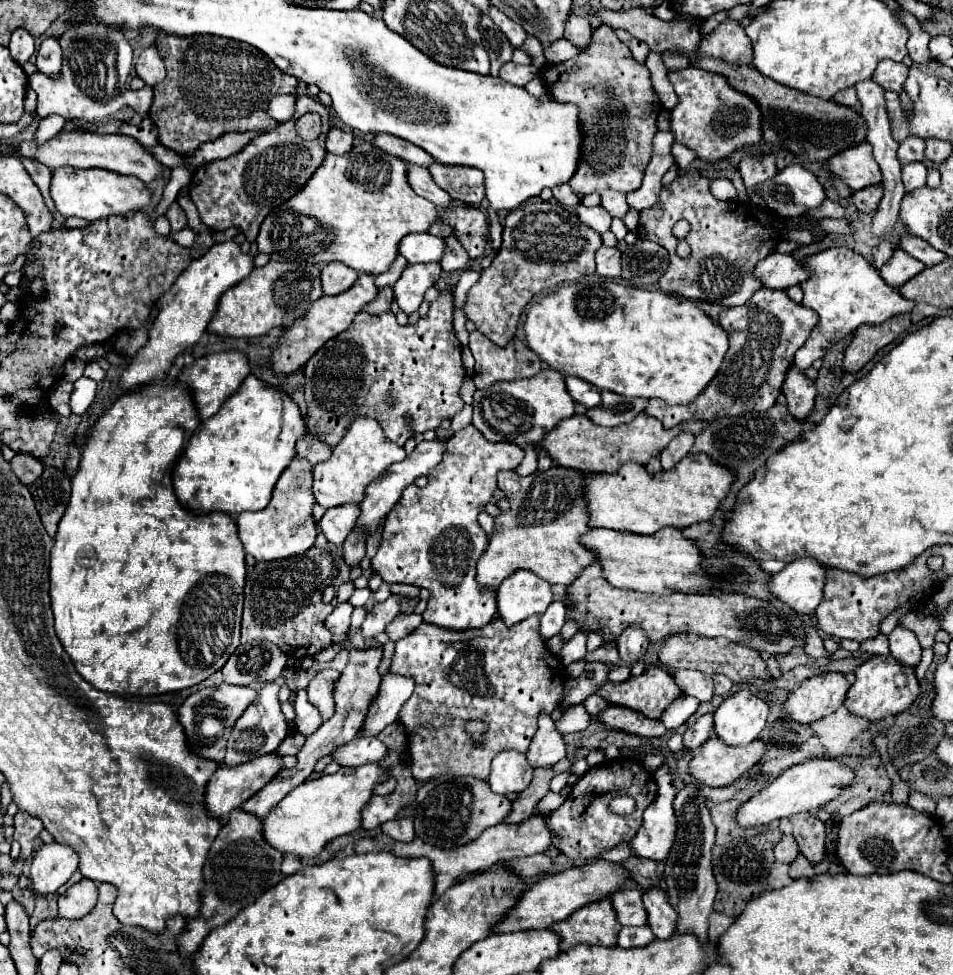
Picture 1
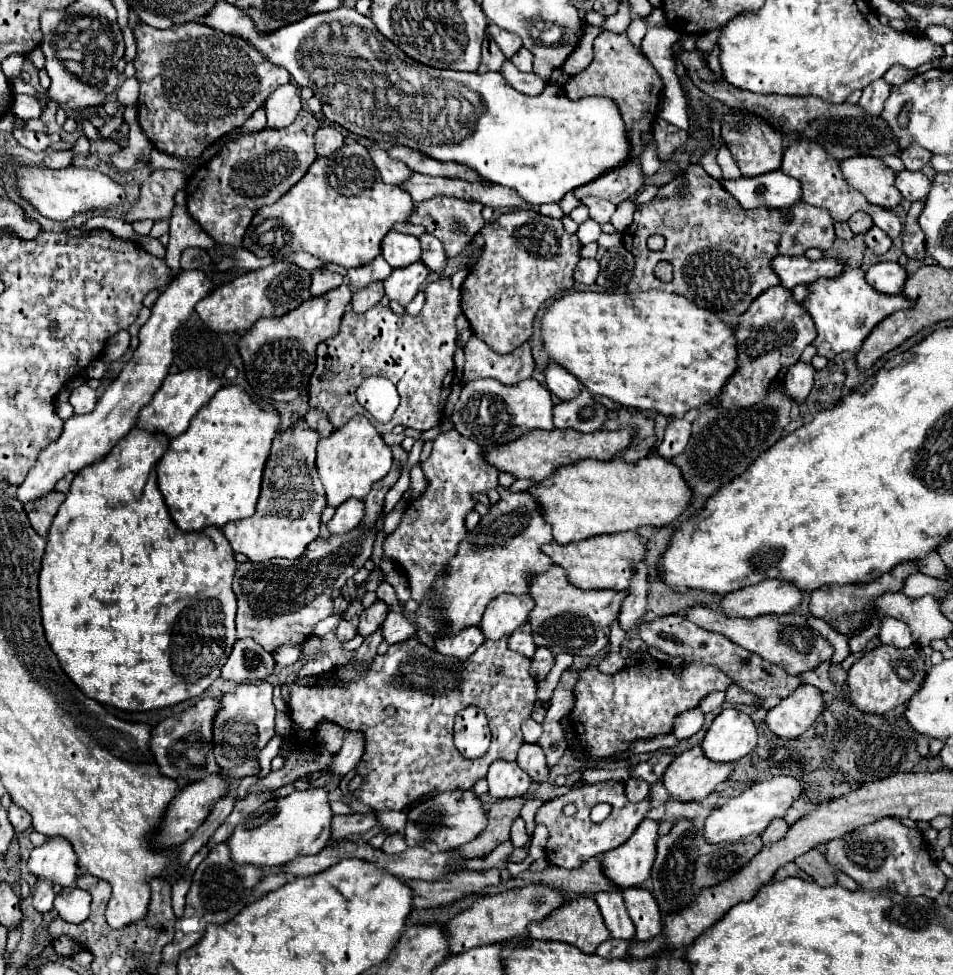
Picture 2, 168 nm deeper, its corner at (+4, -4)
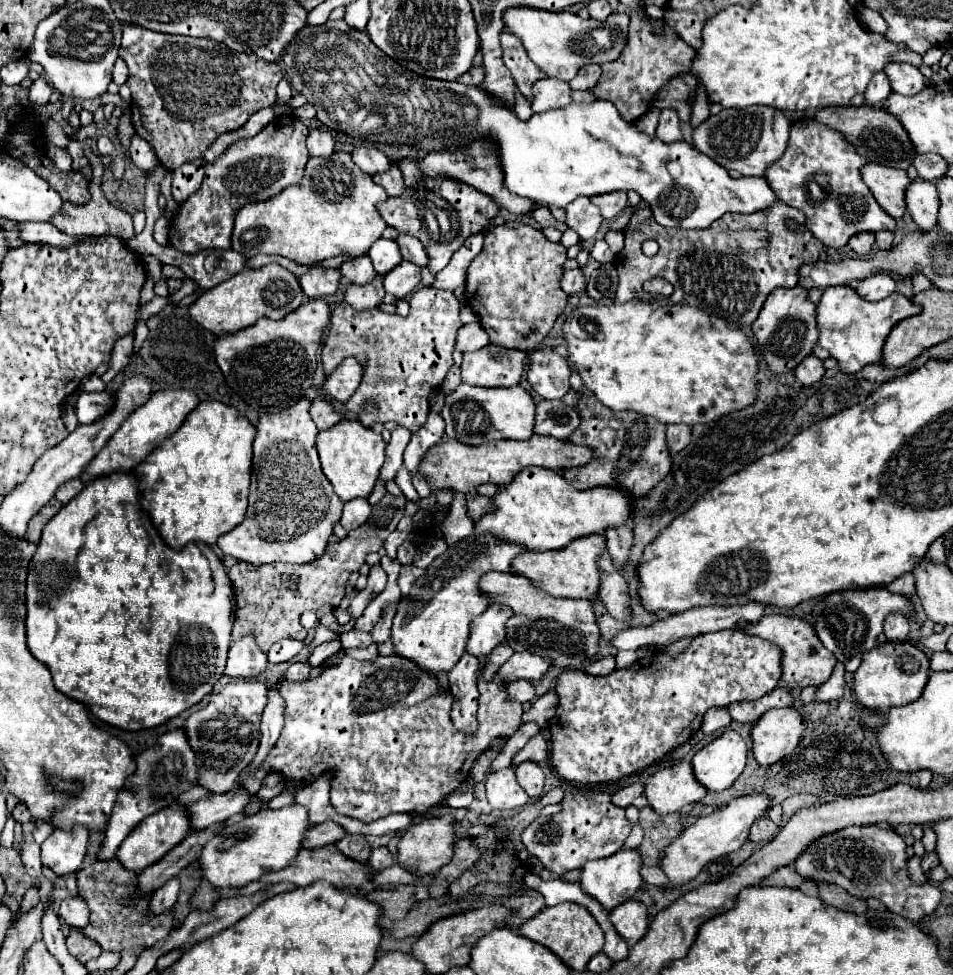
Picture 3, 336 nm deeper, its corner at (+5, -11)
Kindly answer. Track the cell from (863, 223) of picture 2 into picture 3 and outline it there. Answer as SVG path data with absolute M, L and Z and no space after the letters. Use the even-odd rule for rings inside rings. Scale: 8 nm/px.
M861 233L861 235L853 235L849 239L849 247L857 253L857 255L867 255L871 251L875 243L875 235L873 233Z

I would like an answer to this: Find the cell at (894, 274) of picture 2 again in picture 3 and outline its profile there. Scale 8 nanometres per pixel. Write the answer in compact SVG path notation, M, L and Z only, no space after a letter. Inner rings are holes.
M875 273L863 279L855 291L867 301L881 301L895 291L895 281L887 273Z

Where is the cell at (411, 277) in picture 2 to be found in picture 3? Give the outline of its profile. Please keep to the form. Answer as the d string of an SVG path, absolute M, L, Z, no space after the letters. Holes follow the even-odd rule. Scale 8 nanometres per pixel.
M401 261L395 269L391 269L385 279L385 291L393 293L397 299L403 299L407 293L411 293L419 285L419 267L413 265L411 261Z

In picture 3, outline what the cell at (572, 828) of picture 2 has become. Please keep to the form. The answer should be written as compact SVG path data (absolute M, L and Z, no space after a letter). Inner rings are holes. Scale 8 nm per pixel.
M565 793L565 797L561 799L561 811L551 819L539 815L521 833L521 841L529 851L529 855L539 859L539 863L545 869L563 875L565 871L581 869L585 861L603 859L617 853L623 847L623 841L627 839L629 833L631 833L631 823L625 817L625 809L615 807L611 803L609 793L587 793L587 795Z

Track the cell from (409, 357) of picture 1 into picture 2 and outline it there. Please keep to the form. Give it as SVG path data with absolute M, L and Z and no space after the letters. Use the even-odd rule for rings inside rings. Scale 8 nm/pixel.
M440 278L428 284L426 304L416 316L396 316L382 304L370 308L364 314L356 314L352 308L342 318L340 332L322 342L316 350L316 368L308 384L310 408L324 410L334 430L350 422L354 416L368 416L368 410L358 404L356 390L362 380L370 376L384 376L398 386L400 406L388 424L374 420L374 428L380 434L392 432L396 424L404 424L412 430L430 430L444 418L444 402L452 390L454 380L454 350L456 350L456 326L454 320L462 312L460 290L452 288L450 278Z

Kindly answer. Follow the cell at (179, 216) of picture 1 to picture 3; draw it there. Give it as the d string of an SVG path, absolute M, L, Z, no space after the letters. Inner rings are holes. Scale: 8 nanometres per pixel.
M93 153L89 155L89 161L91 161L91 169L93 169L93 179L91 179L91 201L85 203L85 205L73 205L73 203L65 203L61 207L61 213L57 213L57 217L53 217L53 223L61 233L67 233L71 237L91 237L91 235L117 235L121 237L123 241L129 241L131 237L135 236L133 231L133 219L129 213L113 207L103 191L101 191L101 175L103 175L103 167L101 167L101 159L95 157Z

